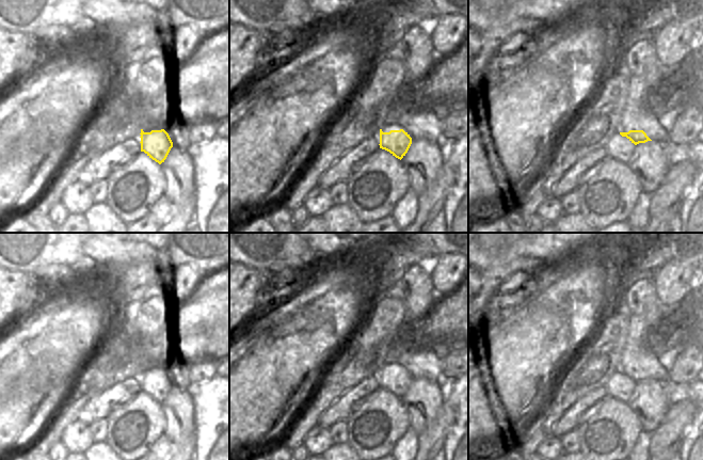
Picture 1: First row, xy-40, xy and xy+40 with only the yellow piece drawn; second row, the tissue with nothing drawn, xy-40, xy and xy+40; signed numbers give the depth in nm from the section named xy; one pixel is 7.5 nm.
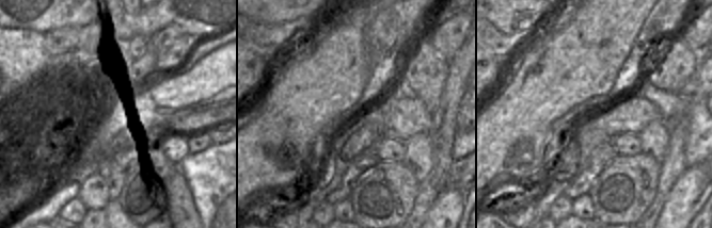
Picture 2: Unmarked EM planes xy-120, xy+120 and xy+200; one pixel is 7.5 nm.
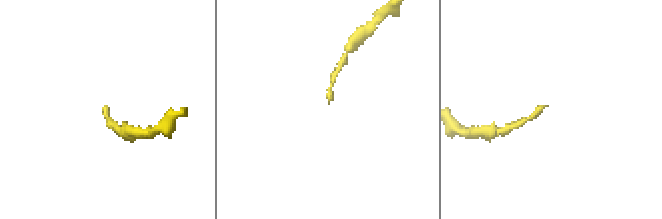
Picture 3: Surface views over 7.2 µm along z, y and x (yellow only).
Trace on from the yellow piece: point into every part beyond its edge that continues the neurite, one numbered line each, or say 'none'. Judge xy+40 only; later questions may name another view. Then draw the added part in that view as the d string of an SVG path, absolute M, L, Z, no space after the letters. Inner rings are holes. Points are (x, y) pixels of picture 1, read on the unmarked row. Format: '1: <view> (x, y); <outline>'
1: xy+40 (619, 386); M619 371L612 374L606 383L608 397L618 399L624 403L629 401L635 387L636 384L626 376L622 376Z

